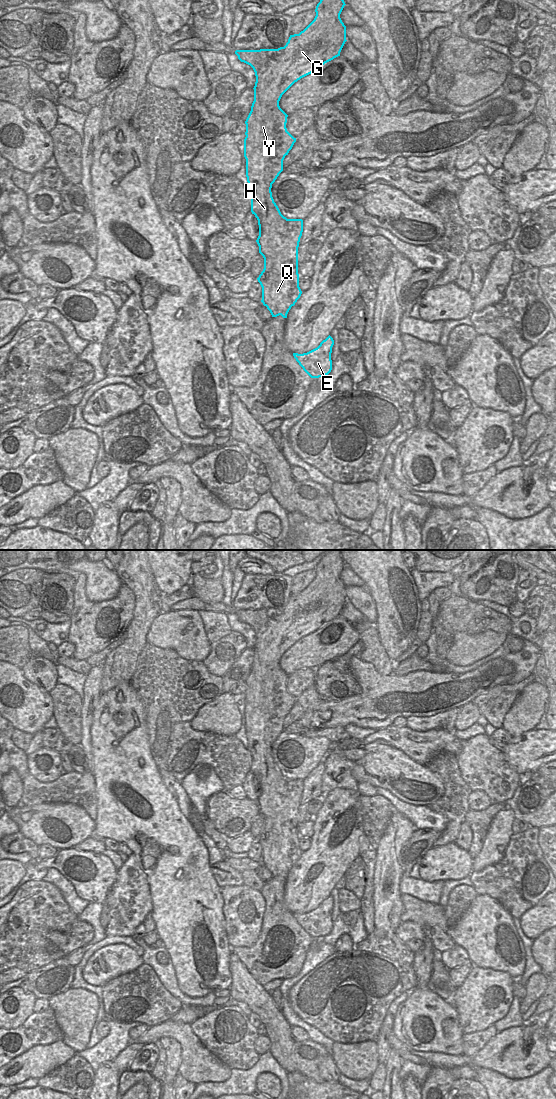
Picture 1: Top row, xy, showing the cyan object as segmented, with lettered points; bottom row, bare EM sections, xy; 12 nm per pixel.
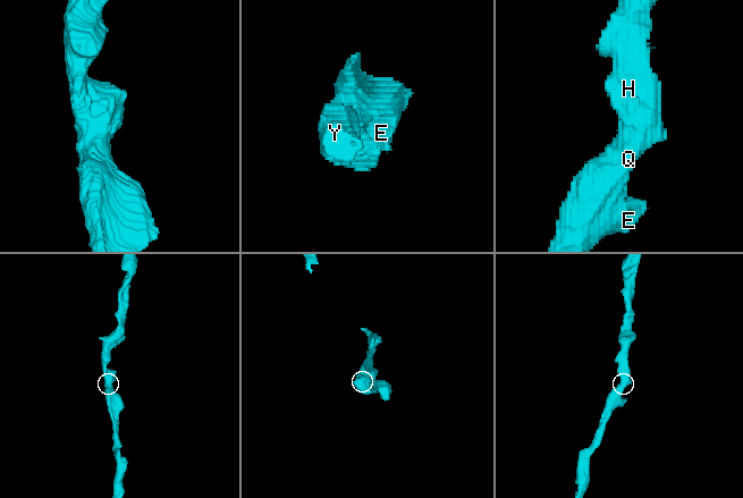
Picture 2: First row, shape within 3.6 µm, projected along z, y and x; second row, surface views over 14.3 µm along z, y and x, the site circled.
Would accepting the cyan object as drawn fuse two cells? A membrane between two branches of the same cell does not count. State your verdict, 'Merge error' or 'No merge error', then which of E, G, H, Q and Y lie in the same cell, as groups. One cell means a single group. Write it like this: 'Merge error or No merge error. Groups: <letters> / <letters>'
No merge error. Groups: E G H Q Y

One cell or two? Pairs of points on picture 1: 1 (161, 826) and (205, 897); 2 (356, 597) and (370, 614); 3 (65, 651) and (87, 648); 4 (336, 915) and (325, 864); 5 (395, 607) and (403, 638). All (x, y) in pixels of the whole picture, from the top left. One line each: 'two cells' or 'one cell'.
1: one cell
2: one cell
3: two cells
4: two cells
5: one cell

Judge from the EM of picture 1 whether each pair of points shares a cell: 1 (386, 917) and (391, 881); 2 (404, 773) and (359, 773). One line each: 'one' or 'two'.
1: one
2: one

